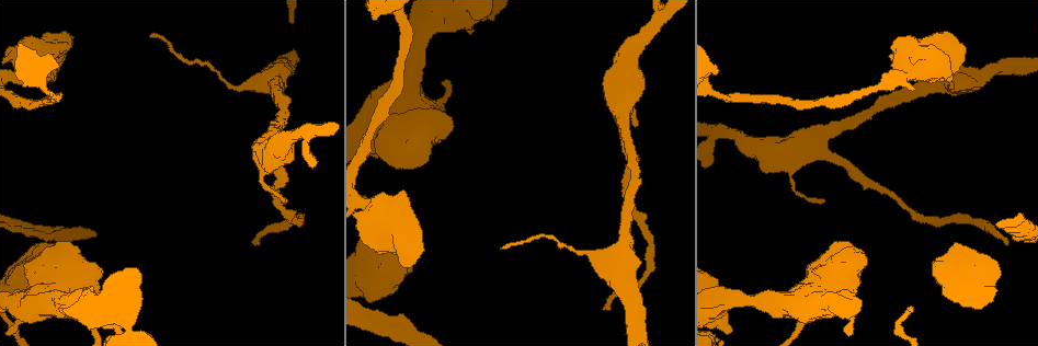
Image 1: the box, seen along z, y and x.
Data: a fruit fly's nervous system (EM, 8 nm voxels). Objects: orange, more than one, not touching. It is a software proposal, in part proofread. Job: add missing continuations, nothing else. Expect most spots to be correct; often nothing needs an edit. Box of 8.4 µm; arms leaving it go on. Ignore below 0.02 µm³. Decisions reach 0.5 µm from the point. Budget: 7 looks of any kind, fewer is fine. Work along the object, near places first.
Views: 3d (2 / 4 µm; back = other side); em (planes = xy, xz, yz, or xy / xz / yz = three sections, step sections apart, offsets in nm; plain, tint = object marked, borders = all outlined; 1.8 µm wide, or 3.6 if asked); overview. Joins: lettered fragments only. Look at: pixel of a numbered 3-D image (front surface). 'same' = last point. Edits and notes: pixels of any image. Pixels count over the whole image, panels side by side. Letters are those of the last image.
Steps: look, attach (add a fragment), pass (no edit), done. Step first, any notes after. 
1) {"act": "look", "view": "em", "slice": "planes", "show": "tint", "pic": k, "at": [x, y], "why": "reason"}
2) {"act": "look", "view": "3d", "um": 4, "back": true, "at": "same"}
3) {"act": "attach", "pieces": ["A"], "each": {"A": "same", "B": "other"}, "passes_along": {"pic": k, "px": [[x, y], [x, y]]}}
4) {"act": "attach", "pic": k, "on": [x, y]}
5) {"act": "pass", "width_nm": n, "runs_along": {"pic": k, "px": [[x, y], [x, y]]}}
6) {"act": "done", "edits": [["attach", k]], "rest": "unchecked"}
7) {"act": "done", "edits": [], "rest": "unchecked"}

{"act": "look", "view": "em", "slice": "planes", "show": "plain", "pic": 1, "at": [610, 307], "why": "an open end"}

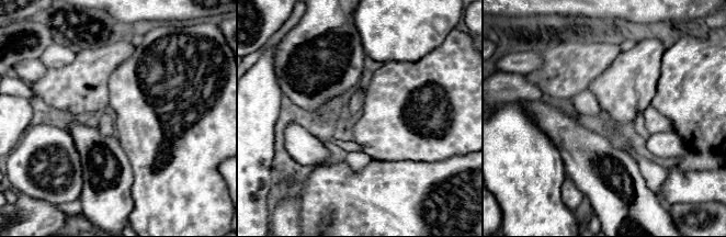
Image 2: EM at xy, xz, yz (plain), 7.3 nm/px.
{"act": "look", "view": "em", "slice": "planes", "show": "borders", "at": "same"}

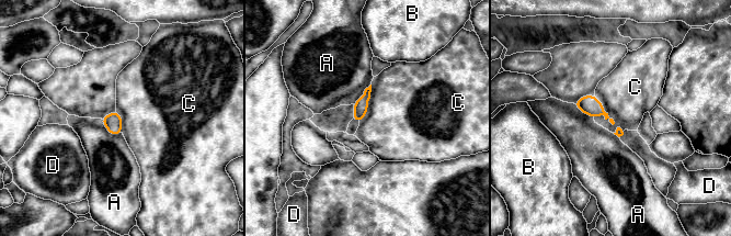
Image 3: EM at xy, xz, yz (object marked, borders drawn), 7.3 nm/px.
{"act": "pass", "each": {"A": "other", "B": "other", "C": "other", "D": "other"}, "border": {"pic": 3, "px": [[594, 96], [602, 103], [613, 125]]}, "found": "none of them fits"}

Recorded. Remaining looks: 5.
{"act": "look", "view": "3d", "um": 2, "pic": 1, "at": [150, 35], "why": "long arm stops here"}

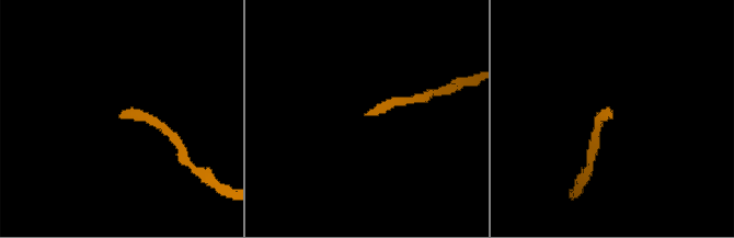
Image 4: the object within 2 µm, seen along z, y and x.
{"act": "look", "view": "em", "slice": "planes", "show": "tint", "pic": 4, "at": [119, 115]}

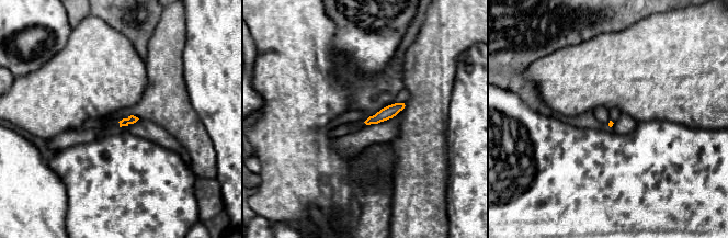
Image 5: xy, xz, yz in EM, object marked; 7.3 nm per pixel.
{"act": "look", "view": "em", "slice": "planes", "show": "borders", "at": "same", "why": "see the neighbours"}

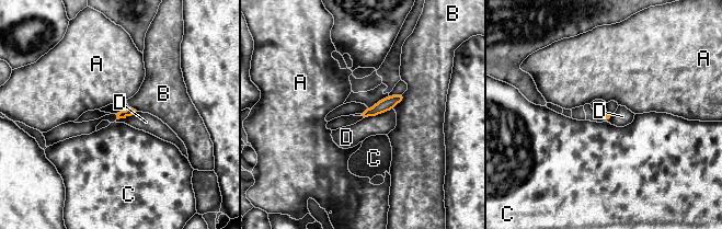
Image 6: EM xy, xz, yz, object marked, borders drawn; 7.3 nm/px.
{"act": "pass", "each": {"A": "other", "B": "other", "C": "other", "D": "other"}, "found": "none of them fits"}

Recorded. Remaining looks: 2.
{"act": "look", "view": "3d", "um": 4, "pic": 1, "at": [956, 70], "why": "thick end"}

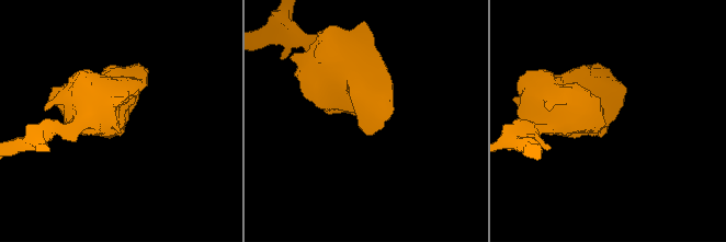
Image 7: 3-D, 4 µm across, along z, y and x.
{"act": "look", "view": "em", "um": 3.6, "slice": "planes", "show": "borders", "pic": 7, "at": [612, 121], "why": "need the tissue"}

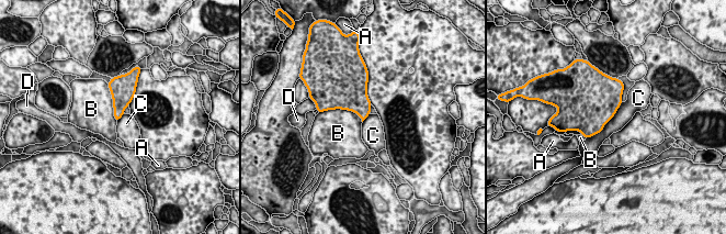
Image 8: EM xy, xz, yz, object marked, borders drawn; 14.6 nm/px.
{"act": "pass", "each": {"A": "other", "B": "other", "C": "other", "D": "other"}, "found": "none of them fits"}

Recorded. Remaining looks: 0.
{"act": "done", "edits": [], "rest": "unchecked"}

